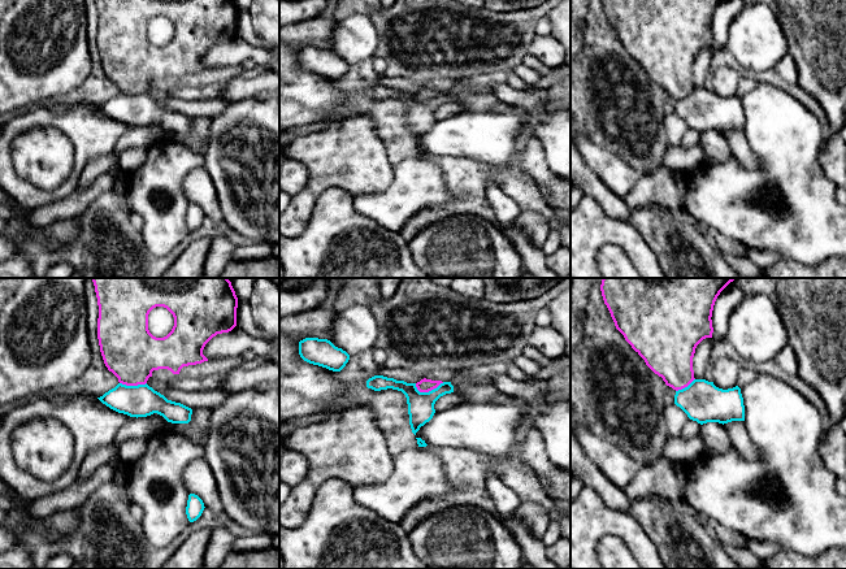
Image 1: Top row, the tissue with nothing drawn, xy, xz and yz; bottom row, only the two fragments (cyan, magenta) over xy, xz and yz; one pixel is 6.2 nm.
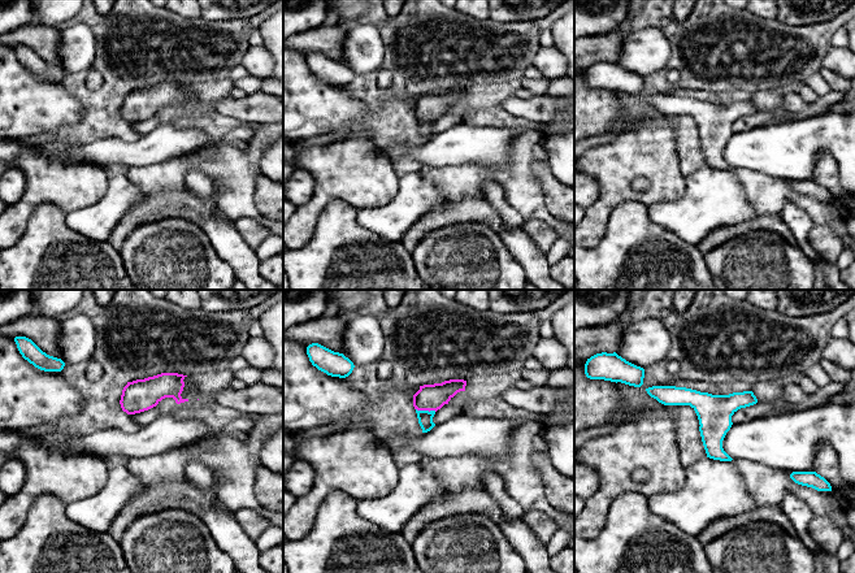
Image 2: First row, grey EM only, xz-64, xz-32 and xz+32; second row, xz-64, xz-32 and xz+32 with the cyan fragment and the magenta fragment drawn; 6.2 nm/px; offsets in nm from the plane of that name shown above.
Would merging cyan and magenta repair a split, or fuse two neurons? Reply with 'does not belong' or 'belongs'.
does not belong

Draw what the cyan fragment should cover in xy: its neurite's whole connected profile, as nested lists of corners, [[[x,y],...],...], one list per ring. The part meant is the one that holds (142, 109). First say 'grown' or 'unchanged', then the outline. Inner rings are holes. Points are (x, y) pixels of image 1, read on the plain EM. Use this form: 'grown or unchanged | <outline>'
unchanged | [[[118,92],[97,108],[110,118],[130,126],[138,127],[157,122],[172,133],[188,133],[191,130],[191,117],[168,109],[147,92],[138,95]]]

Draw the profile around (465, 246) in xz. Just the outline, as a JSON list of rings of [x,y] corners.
[[[459,214],[434,222],[408,242],[412,259],[428,278],[521,278],[521,257],[487,220]]]

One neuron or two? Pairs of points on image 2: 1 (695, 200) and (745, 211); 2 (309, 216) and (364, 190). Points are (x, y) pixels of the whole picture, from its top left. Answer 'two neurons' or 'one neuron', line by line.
1: one neuron
2: one neuron

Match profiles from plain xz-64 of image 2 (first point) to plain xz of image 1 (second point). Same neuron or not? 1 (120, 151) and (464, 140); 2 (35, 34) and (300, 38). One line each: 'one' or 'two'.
1: one
2: one

